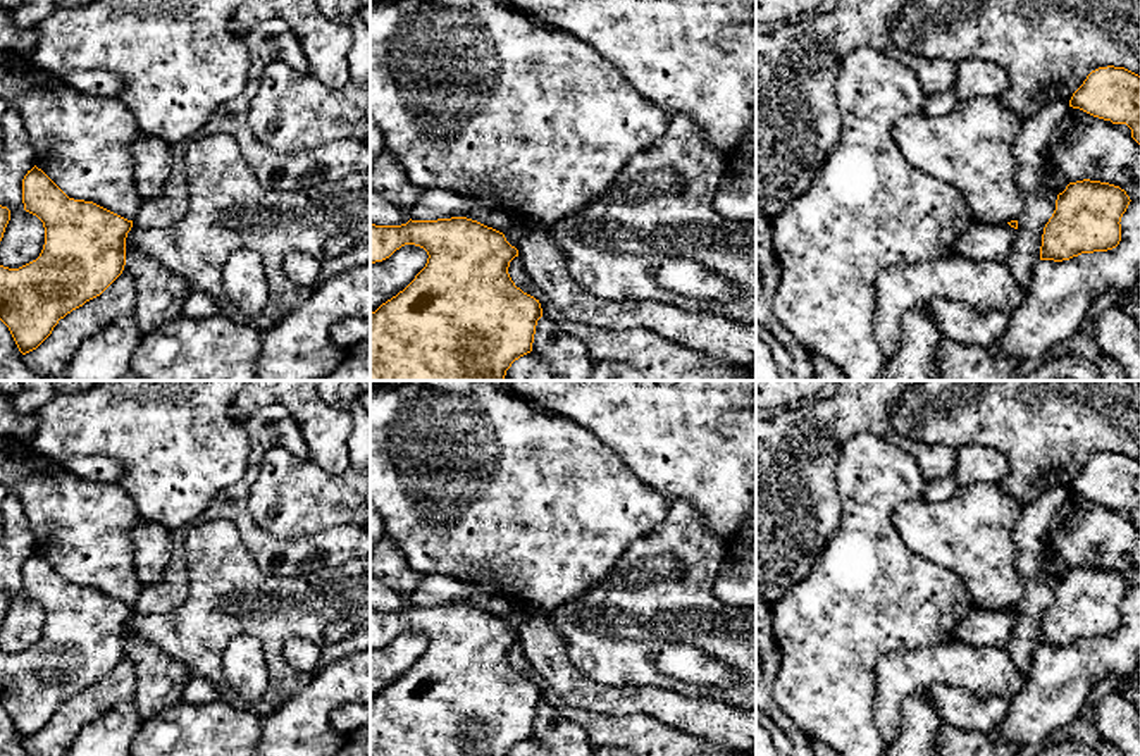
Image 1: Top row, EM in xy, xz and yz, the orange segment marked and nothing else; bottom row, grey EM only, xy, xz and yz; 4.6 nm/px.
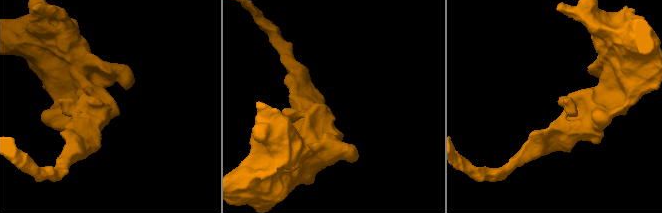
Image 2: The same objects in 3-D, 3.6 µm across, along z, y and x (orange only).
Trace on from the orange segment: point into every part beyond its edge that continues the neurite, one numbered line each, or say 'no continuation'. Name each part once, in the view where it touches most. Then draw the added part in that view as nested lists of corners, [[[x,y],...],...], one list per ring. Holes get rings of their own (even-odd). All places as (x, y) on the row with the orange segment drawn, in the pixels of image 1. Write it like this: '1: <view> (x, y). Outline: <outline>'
no continuation

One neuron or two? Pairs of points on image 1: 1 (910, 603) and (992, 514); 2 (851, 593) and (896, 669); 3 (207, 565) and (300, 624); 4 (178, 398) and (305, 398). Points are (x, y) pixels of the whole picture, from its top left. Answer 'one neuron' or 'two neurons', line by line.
1: two neurons
2: two neurons
3: one neuron
4: two neurons

